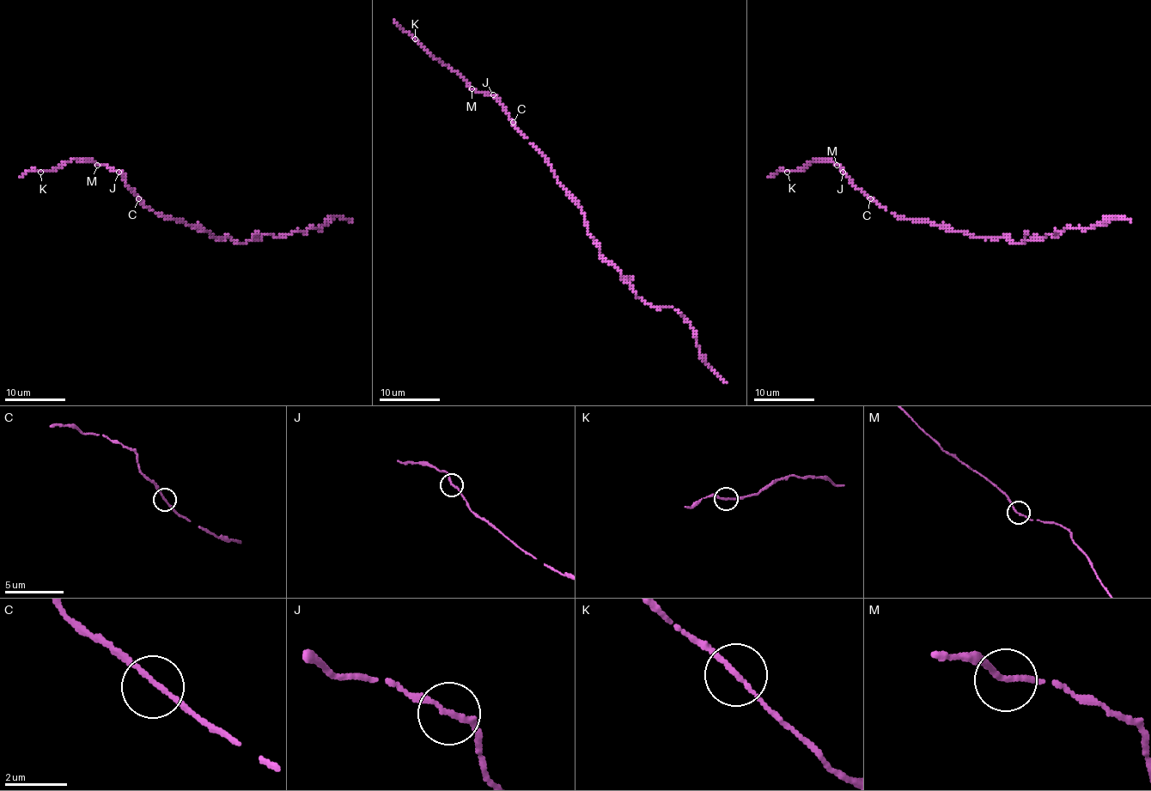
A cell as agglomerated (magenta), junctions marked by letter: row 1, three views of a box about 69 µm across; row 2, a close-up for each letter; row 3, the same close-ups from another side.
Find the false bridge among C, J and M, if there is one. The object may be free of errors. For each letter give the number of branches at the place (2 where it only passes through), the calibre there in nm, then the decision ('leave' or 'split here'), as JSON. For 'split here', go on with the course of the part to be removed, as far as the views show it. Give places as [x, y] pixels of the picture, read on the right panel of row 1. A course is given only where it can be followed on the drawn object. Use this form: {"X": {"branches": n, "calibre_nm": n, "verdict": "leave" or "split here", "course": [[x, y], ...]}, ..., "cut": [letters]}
{"C": {"branches": 2, "calibre_nm": 140, "verdict": "leave"}, "J": {"branches": 2, "calibre_nm": 160, "verdict": "leave"}, "M": {"branches": 2, "calibre_nm": 150, "verdict": "leave"}, "cut": []}

